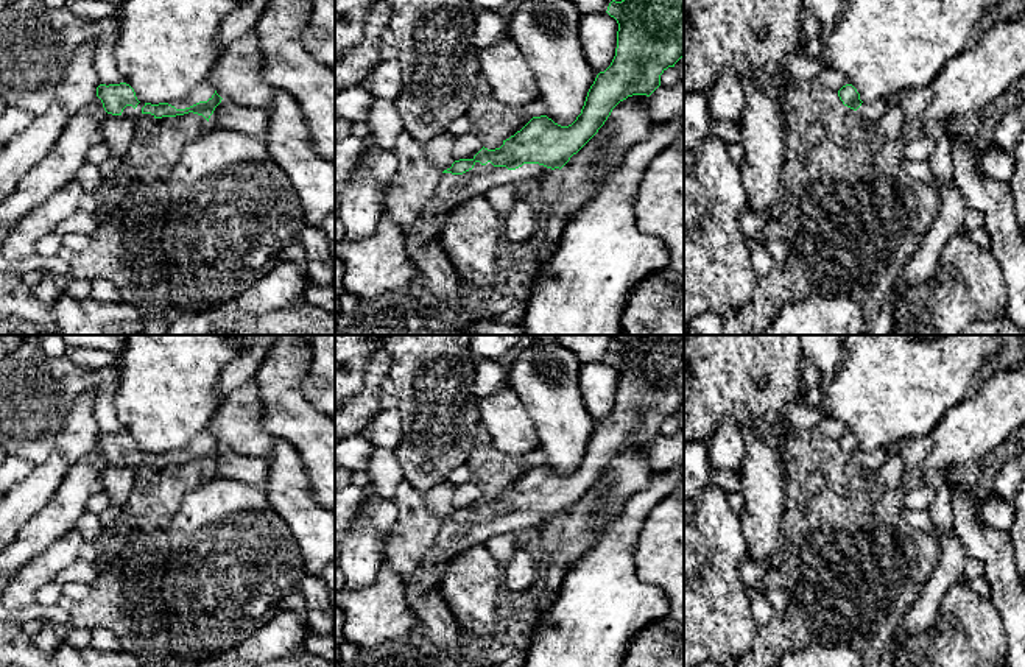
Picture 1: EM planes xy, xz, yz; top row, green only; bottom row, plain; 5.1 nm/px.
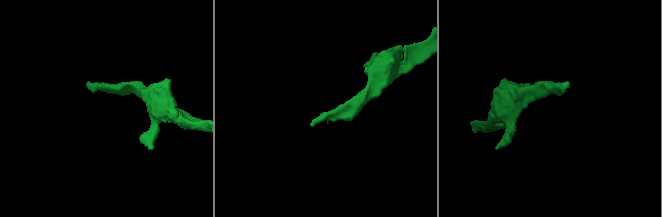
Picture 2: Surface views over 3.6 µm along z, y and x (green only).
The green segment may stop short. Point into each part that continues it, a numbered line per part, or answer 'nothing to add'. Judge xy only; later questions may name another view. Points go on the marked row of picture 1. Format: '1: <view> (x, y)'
1: xy (204, 91)

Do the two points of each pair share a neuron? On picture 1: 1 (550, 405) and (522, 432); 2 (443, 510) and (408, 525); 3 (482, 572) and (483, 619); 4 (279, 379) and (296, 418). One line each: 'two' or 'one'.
1: two
2: two
3: one
4: one

